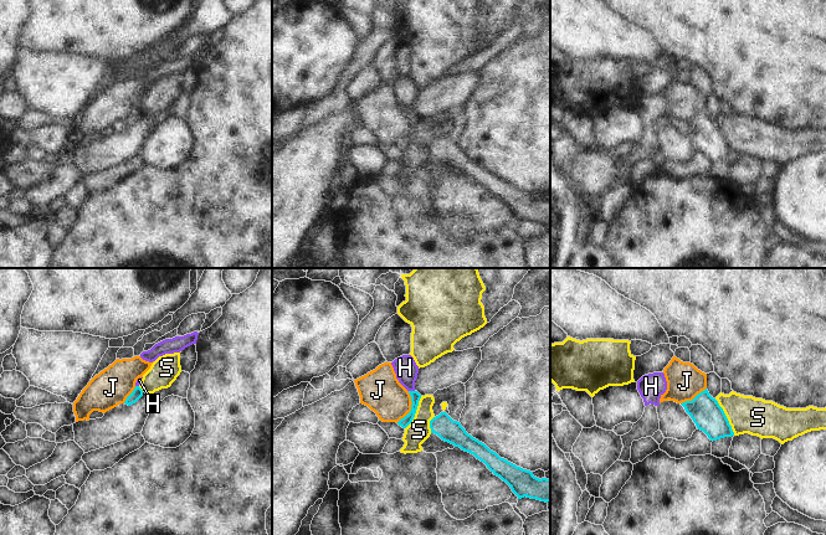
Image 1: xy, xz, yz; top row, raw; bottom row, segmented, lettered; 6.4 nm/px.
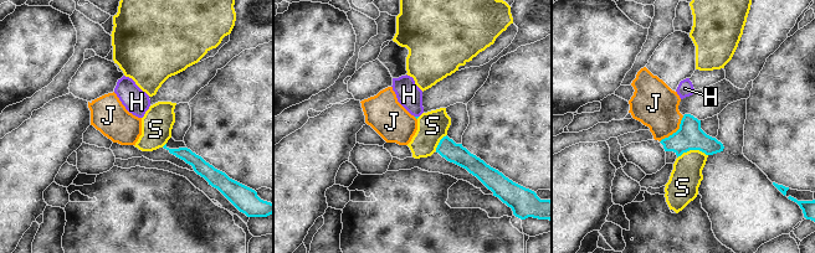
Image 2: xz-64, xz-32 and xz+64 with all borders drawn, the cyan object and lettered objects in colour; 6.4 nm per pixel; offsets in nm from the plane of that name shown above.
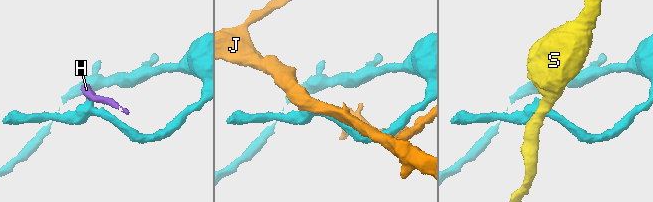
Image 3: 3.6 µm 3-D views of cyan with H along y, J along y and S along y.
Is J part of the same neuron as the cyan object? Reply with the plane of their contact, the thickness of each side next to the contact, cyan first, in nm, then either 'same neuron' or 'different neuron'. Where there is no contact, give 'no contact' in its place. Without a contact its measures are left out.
contact in xz; calibres 70 and 260 nm; different neuron

